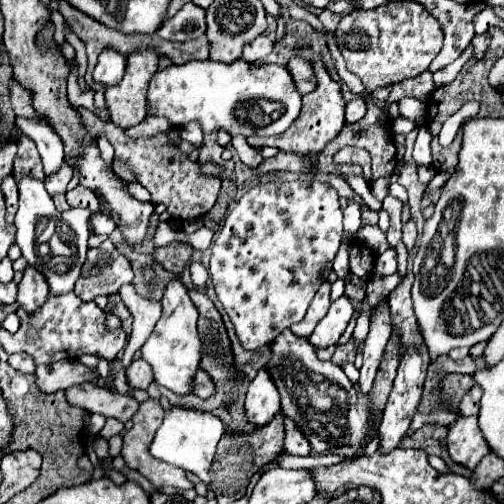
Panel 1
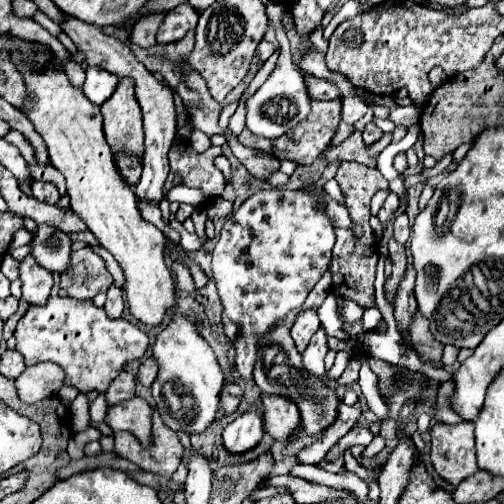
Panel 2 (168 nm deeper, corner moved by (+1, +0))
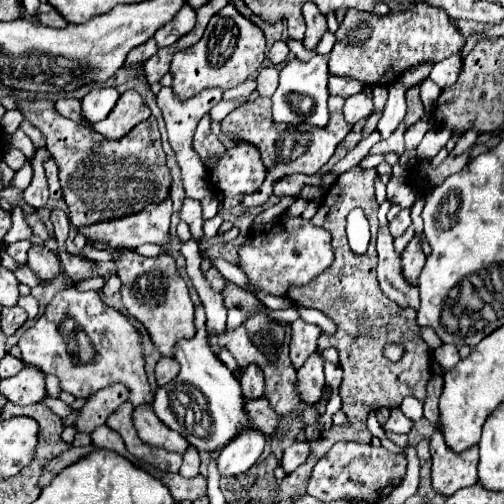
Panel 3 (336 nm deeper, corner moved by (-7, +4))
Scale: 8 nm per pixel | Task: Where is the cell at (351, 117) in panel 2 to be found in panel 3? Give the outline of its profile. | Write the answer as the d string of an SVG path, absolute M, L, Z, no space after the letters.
M364 92L350 96L344 104L344 120L348 124L356 124L358 120L364 120L372 114L372 98L368 98Z

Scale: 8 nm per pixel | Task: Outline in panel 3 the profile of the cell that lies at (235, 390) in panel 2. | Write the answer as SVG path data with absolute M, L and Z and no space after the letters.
M260 398L260 400L250 400L246 402L246 412L248 412L248 418L254 422L254 428L258 428L260 432L264 432L266 436L274 434L282 416L276 414L268 400L266 398Z

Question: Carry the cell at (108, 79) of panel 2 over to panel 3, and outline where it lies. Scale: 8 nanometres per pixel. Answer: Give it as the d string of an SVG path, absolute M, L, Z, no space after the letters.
M116 88L92 90L90 94L86 94L82 98L82 120L88 124L96 124L96 122L104 120L112 112L118 96L120 94L116 92Z

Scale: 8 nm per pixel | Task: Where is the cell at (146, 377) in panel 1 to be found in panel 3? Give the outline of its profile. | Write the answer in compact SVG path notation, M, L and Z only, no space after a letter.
M160 358L158 364L156 364L156 382L158 386L164 386L168 384L170 380L174 380L180 372L180 366L174 358Z

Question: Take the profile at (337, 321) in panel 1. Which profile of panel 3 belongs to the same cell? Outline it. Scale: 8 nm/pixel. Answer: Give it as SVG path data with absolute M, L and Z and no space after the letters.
M314 352L306 364L296 372L296 392L300 396L300 402L314 406L324 388L324 368L322 368L322 356L320 352Z

